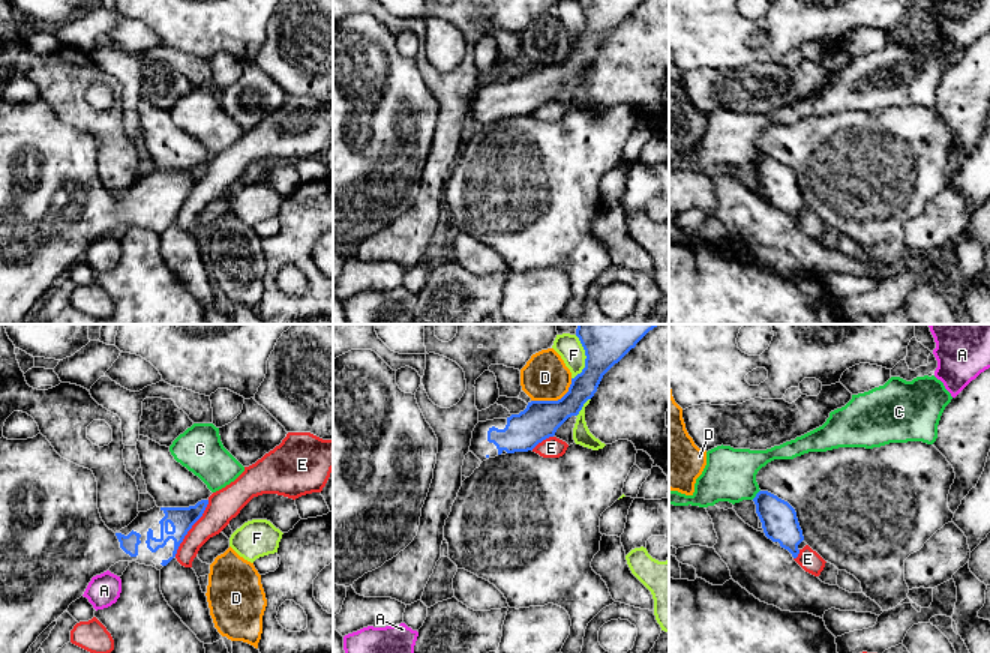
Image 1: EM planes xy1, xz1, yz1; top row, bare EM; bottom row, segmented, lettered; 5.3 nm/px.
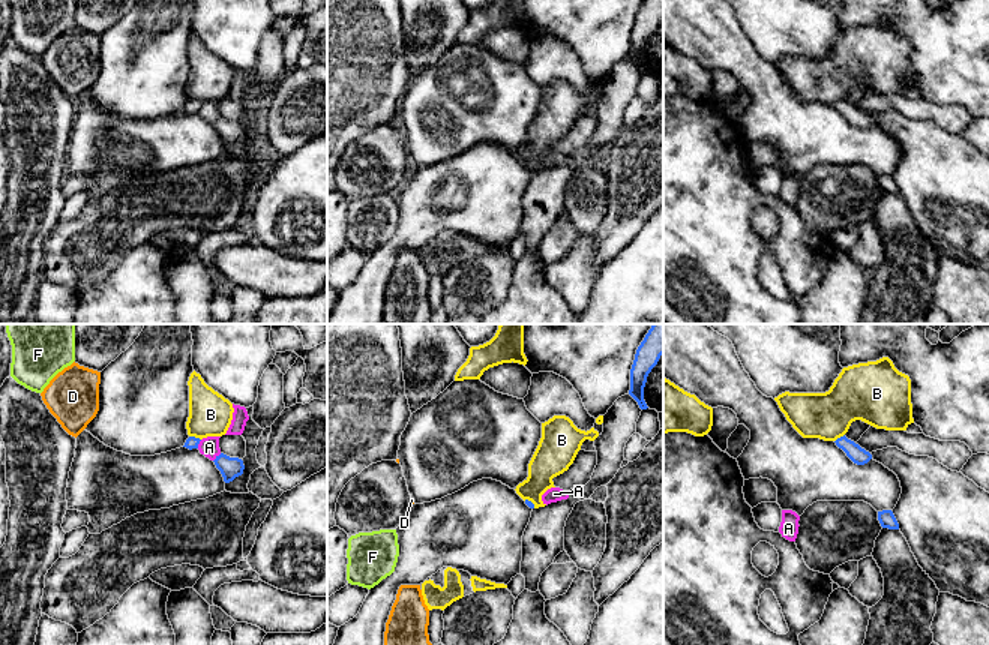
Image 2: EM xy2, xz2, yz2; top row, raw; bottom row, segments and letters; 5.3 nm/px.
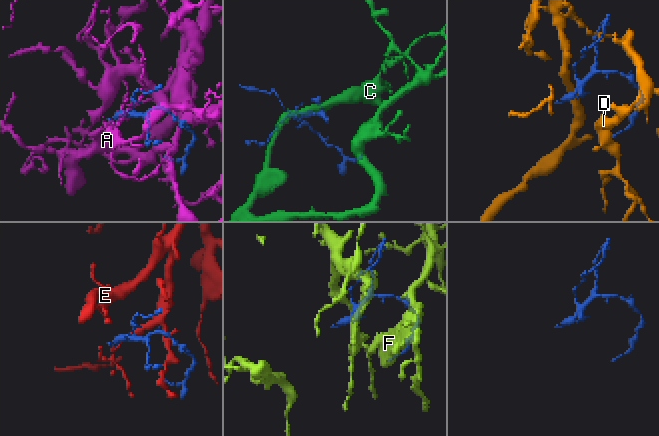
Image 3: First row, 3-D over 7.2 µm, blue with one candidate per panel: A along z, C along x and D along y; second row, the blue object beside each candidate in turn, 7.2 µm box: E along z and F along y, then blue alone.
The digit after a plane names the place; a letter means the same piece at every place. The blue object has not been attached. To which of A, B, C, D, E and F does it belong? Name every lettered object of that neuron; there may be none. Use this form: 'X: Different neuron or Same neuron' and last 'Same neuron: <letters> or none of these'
A: Different neuron
B: Different neuron
C: Different neuron
D: Different neuron
E: Different neuron
F: Different neuron
Same neuron: none of these

